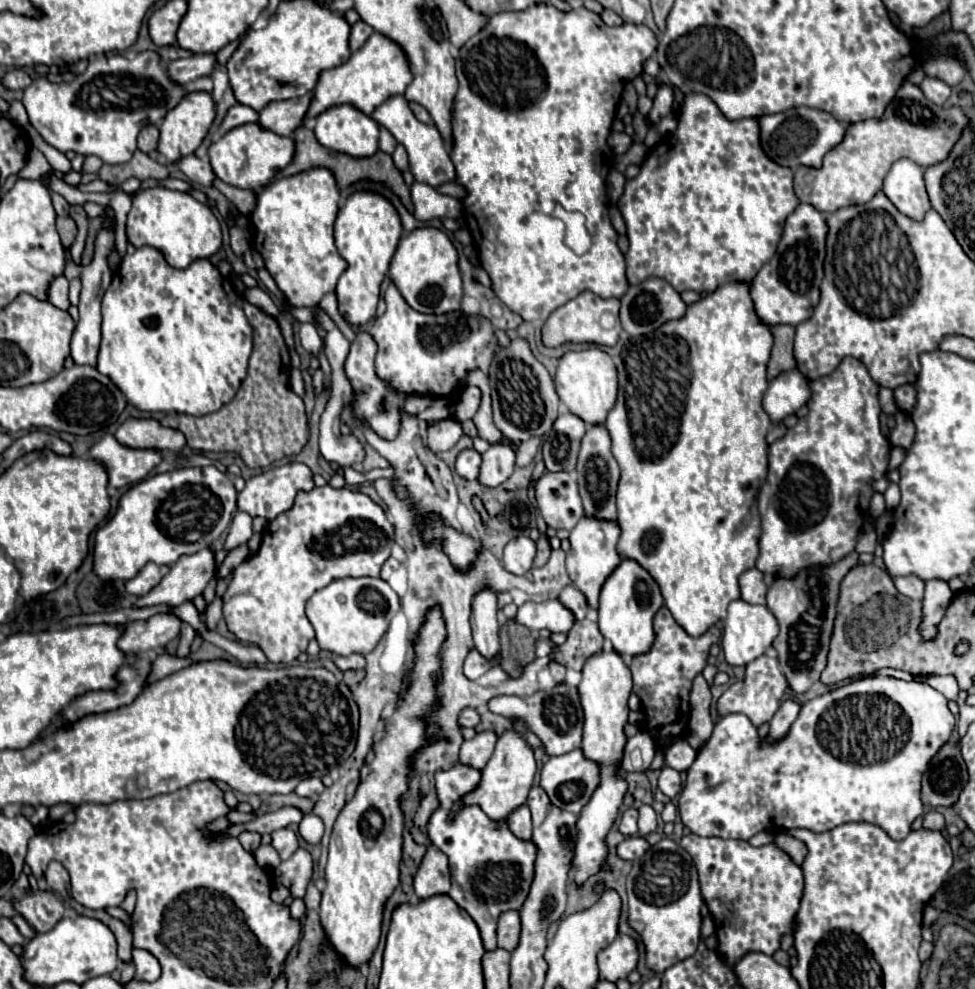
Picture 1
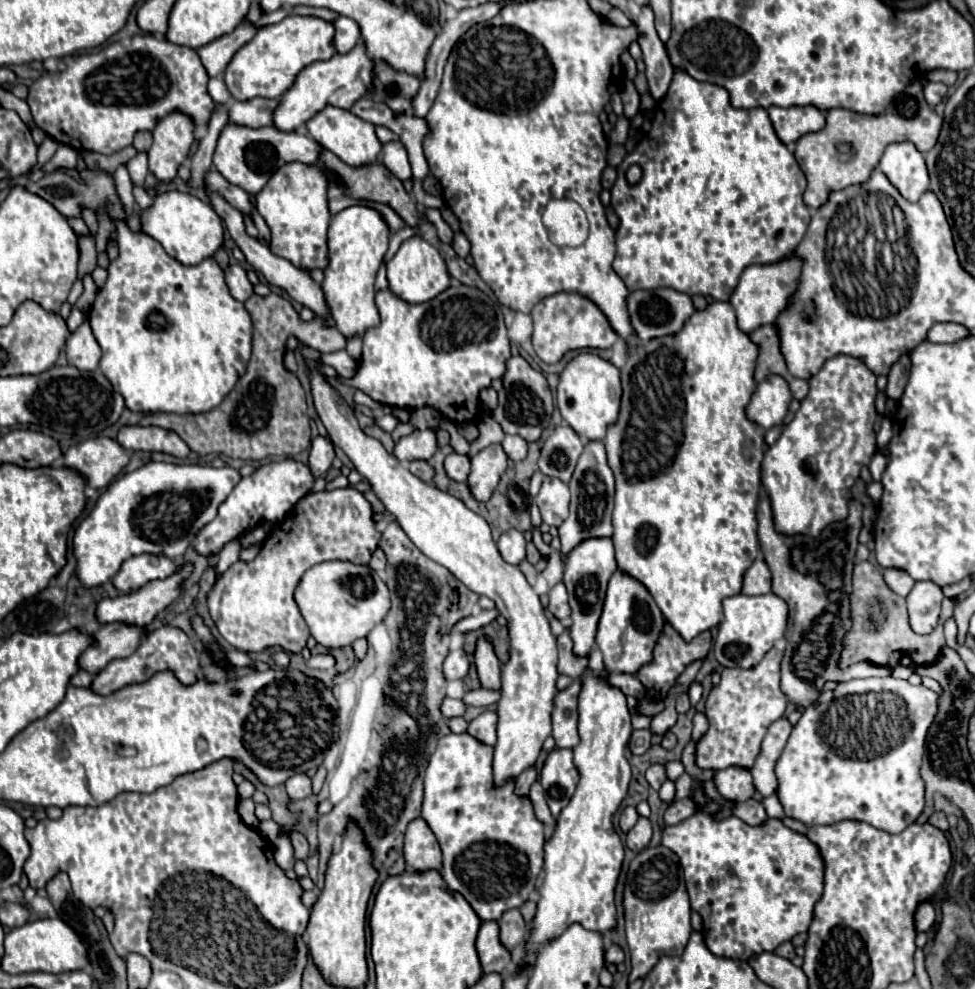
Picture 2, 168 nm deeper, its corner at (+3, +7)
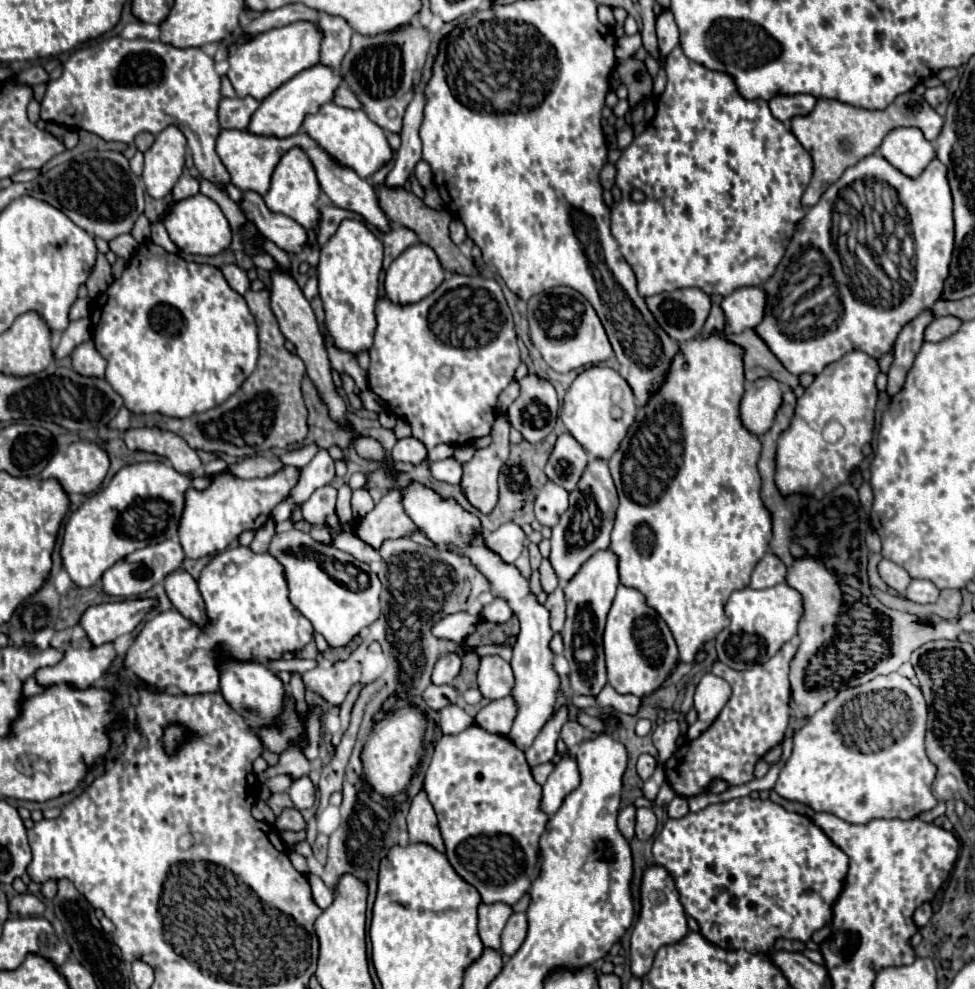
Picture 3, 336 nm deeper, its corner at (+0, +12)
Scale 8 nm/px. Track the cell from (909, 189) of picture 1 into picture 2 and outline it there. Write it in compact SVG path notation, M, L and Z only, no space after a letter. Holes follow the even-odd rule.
M911 141L889 143L879 165L887 179L907 197L907 201L917 201L929 189L929 173L925 167L923 153Z

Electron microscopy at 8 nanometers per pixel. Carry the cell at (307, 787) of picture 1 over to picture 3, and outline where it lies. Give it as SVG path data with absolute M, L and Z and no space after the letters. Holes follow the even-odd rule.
M302 776L302 778L296 778L288 790L292 802L296 804L298 810L304 810L304 808L310 808L316 800L316 786L312 784L312 780L308 776Z

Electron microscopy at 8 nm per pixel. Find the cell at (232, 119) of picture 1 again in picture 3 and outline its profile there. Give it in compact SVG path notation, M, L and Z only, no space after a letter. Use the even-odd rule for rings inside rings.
M182 176L180 180L178 180L178 184L174 186L174 190L172 190L172 200L176 202L176 200L182 200L182 198L188 198L188 196L194 196L194 194L198 194L200 192L200 180L198 178L186 178L186 176Z

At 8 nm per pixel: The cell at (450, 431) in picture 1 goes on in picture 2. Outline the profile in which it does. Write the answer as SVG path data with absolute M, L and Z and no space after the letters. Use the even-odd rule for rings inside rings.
M415 429L411 435L401 437L395 445L393 455L399 461L427 461L437 449L437 437L433 429L419 431Z

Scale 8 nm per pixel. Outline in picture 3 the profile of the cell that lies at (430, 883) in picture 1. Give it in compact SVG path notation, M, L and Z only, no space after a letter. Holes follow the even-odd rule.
M420 792L412 804L410 804L410 812L408 812L408 834L410 834L410 842L412 844L428 844L432 848L436 848L438 852L444 852L444 842L442 842L442 834L438 830L438 822L436 822L436 812L432 808L432 804L428 802L426 794Z

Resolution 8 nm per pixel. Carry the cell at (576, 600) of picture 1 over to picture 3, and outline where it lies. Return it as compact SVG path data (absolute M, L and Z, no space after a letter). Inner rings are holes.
M558 586L552 594L548 594L548 600L544 604L550 610L550 626L554 632L562 632L562 624L566 620L566 598L562 588Z

